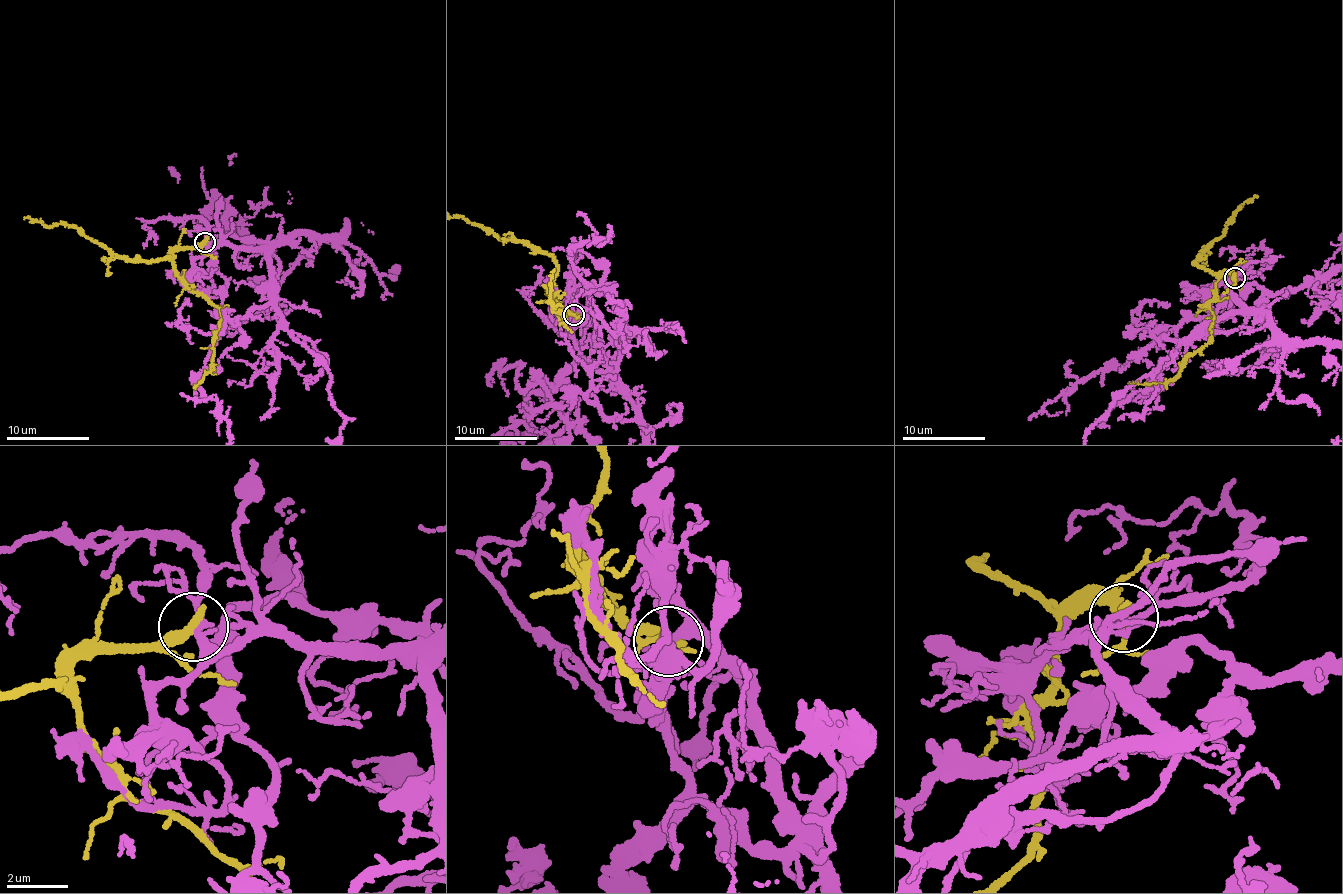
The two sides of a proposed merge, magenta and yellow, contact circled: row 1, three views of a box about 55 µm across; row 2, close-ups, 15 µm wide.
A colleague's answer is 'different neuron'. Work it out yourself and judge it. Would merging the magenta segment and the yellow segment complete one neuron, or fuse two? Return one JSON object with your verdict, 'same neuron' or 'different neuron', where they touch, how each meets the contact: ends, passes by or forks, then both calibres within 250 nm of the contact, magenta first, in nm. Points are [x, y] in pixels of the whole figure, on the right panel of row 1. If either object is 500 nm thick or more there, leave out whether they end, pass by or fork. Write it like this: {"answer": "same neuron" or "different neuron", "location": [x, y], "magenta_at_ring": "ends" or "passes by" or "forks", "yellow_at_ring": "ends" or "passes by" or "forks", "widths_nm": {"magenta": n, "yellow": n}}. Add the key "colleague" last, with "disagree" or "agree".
{"answer": "different neuron", "location": [1234, 277], "magenta_at_ring": "forks", "yellow_at_ring": "ends", "widths_nm": {"magenta": 180, "yellow": 400}, "colleague": "agree"}

